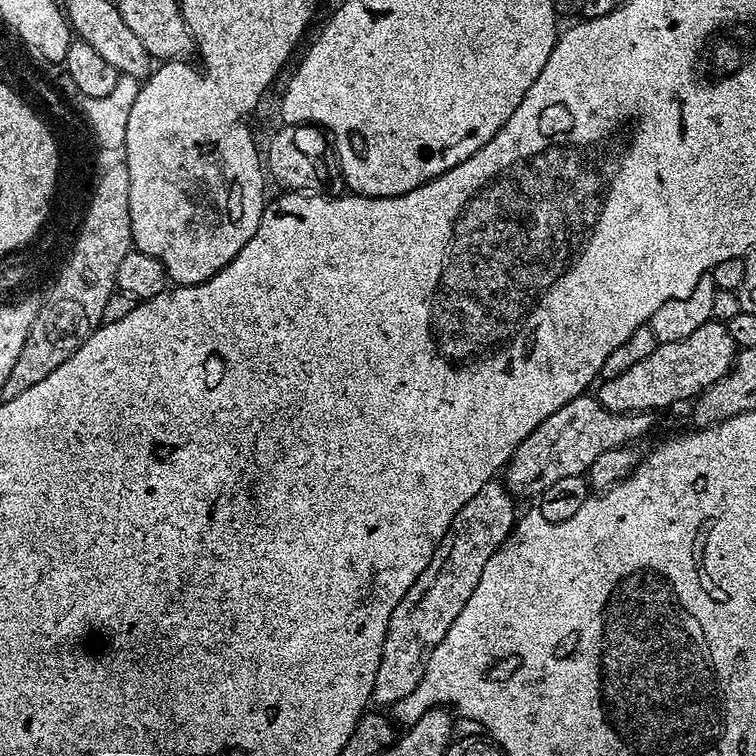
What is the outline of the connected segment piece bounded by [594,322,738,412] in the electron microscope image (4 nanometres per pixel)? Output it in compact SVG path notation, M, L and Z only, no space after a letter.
M709 322L698 326L692 334L686 334L686 338L678 338L674 342L665 344L657 343L654 354L650 354L650 358L642 358L642 362L630 366L630 370L618 374L618 378L603 381L599 385L601 388L595 389L594 395L600 405L611 412L652 412L657 410L656 408L668 408L679 400L691 401L699 397L705 388L714 386L718 378L722 378L732 369L736 363L737 351L734 338L730 338L727 327L720 322Z

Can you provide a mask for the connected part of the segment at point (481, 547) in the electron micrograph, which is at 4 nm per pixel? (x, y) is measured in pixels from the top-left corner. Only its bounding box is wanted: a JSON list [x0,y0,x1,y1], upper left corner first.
[372,483,518,706]

